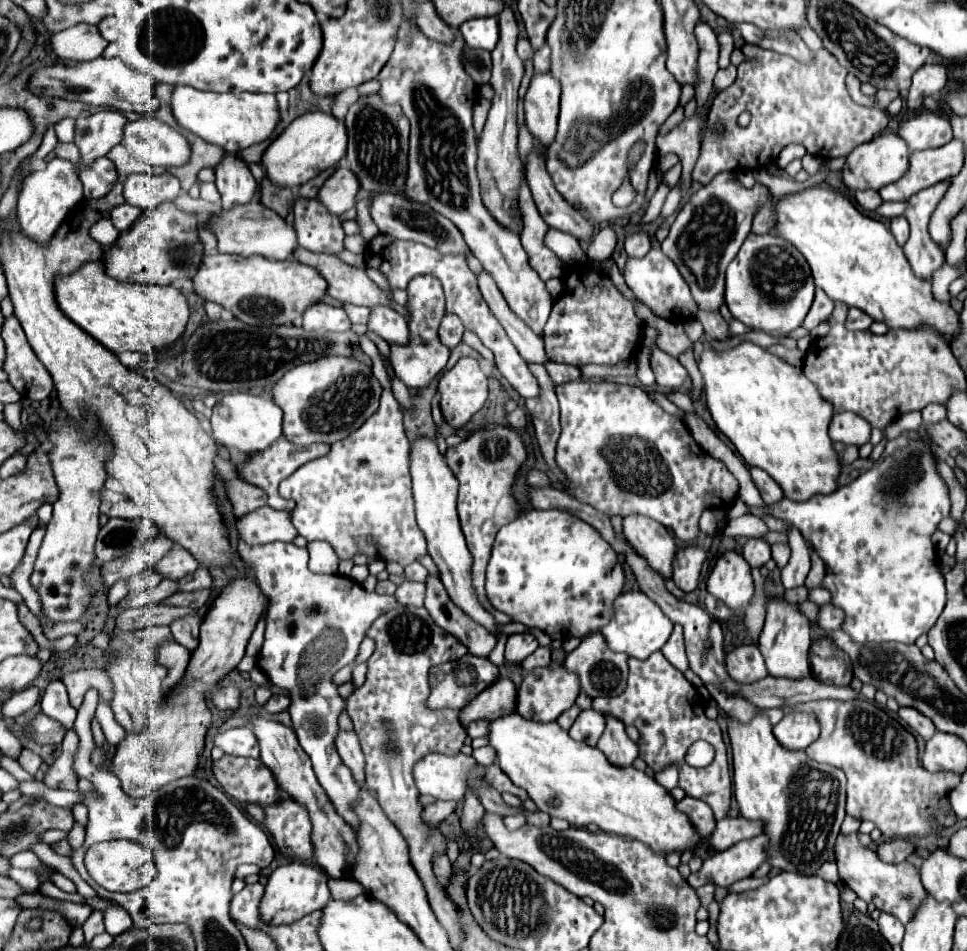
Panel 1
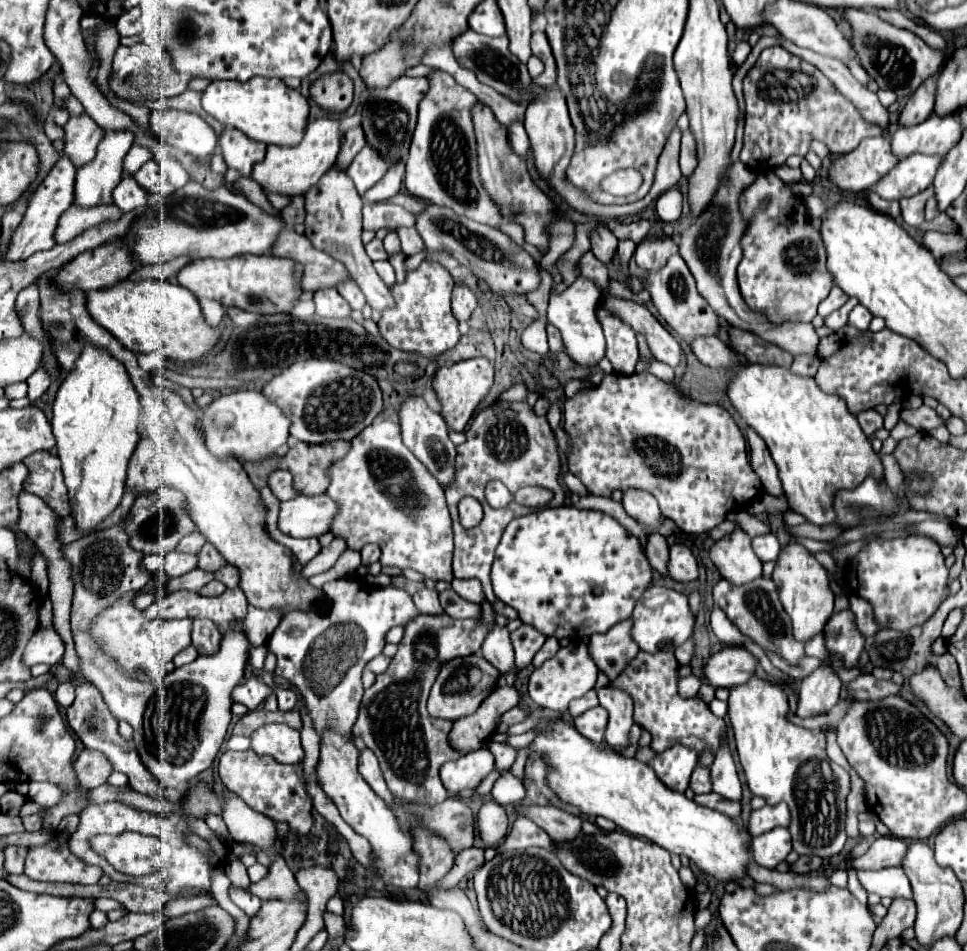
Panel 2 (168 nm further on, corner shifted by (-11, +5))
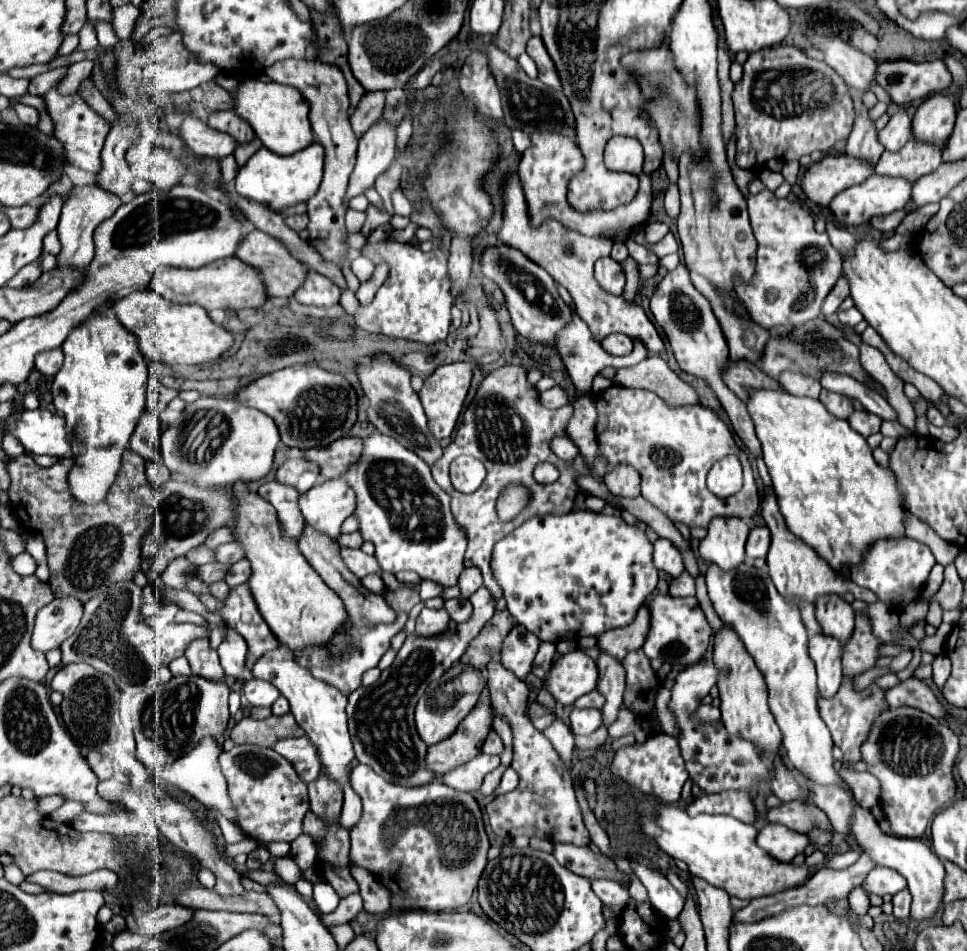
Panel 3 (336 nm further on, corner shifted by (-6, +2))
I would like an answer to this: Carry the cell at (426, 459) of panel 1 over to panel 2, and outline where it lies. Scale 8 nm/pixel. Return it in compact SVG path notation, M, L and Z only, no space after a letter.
M414 397L408 399L400 409L400 427L404 445L420 459L422 465L426 465L426 469L438 479L442 487L448 487L456 475L456 445L448 437L446 421L442 419L442 415L432 413L422 397Z

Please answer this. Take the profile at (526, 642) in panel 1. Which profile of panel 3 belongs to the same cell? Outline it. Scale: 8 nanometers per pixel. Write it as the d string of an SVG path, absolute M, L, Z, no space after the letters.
M513 626L501 646L501 664L523 680L531 672L539 644L541 640L535 634L529 634L523 626Z

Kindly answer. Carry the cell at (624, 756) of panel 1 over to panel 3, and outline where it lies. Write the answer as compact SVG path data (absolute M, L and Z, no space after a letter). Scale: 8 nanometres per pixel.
M605 652L599 654L597 658L597 668L599 668L599 686L597 690L607 698L605 706L601 708L603 712L603 724L609 726L623 704L623 690L625 690L625 668L621 662Z

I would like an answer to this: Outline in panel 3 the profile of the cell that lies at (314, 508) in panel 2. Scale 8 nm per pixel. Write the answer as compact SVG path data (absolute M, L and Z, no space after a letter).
M345 478L319 482L309 492L301 494L299 508L313 528L337 538L343 520L355 512L355 494Z

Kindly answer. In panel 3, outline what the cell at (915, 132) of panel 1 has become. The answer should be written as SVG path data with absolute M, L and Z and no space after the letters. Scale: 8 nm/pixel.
M909 140L899 152L883 152L875 172L881 176L903 176L913 184L921 174L931 174L937 166L941 166L941 150L937 146Z

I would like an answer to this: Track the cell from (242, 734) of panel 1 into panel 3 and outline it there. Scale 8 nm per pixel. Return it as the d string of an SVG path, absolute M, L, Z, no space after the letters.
M301 736L301 738L285 738L279 740L273 746L275 752L283 754L297 770L297 774L305 780L311 782L317 778L319 768L321 768L321 758L317 758L317 752L313 750L313 744L309 742L309 738Z

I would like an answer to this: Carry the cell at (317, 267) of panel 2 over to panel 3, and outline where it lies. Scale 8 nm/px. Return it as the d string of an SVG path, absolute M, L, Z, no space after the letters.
M253 230L249 232L247 236L241 238L241 246L237 246L237 254L235 254L239 260L243 260L245 264L253 266L255 270L259 270L263 282L265 282L265 292L269 296L281 296L281 298L289 298L293 296L293 292L305 282L305 268L299 264L299 260L295 260L289 250L279 242L275 240L273 236L261 232L261 230Z

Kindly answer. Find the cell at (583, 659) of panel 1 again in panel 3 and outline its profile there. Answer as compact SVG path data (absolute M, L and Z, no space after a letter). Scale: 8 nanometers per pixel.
M641 606L641 610L637 612L637 618L629 624L629 626L623 626L621 630L607 630L605 634L599 636L599 648L605 650L607 654L623 660L629 652L641 648L641 642L645 642L645 630L649 630L649 608L647 606Z

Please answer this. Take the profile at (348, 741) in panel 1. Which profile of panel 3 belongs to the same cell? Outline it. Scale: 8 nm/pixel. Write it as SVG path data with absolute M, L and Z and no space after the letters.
M365 764L351 772L351 786L363 798L363 816L349 830L349 862L369 870L389 890L391 910L441 912L465 906L491 846L475 796L453 790L439 778L429 786L393 786Z

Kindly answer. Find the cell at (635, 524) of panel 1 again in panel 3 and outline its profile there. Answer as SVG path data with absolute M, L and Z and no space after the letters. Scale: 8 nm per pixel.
M617 466L617 470L611 470L603 476L607 488L613 492L613 494L619 494L619 496L639 496L639 474L637 470L633 470L633 466Z

